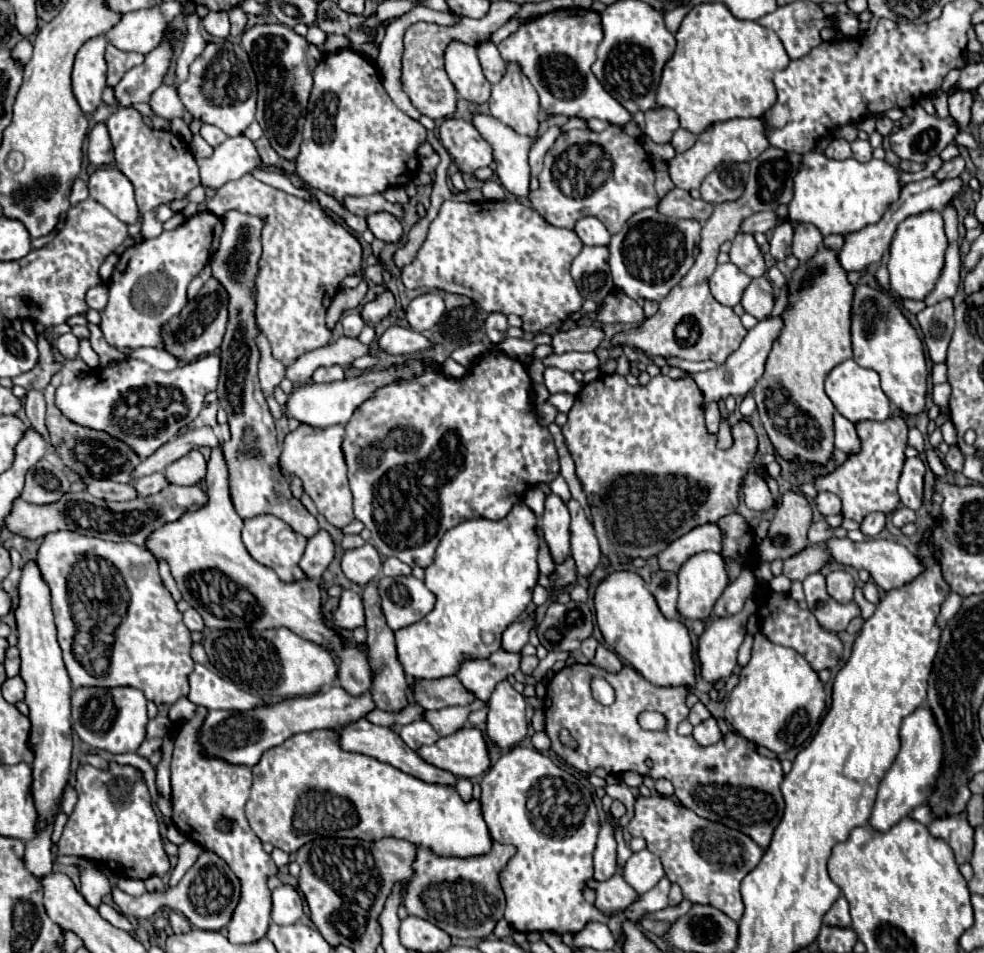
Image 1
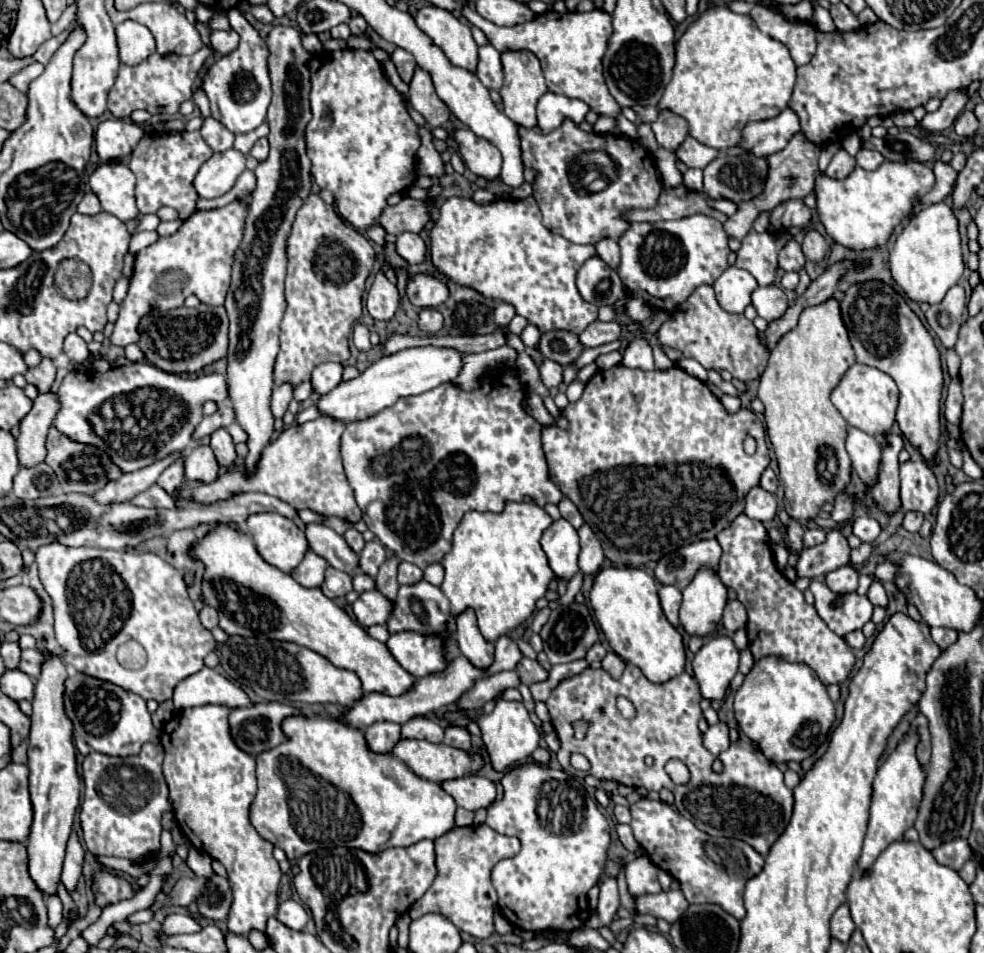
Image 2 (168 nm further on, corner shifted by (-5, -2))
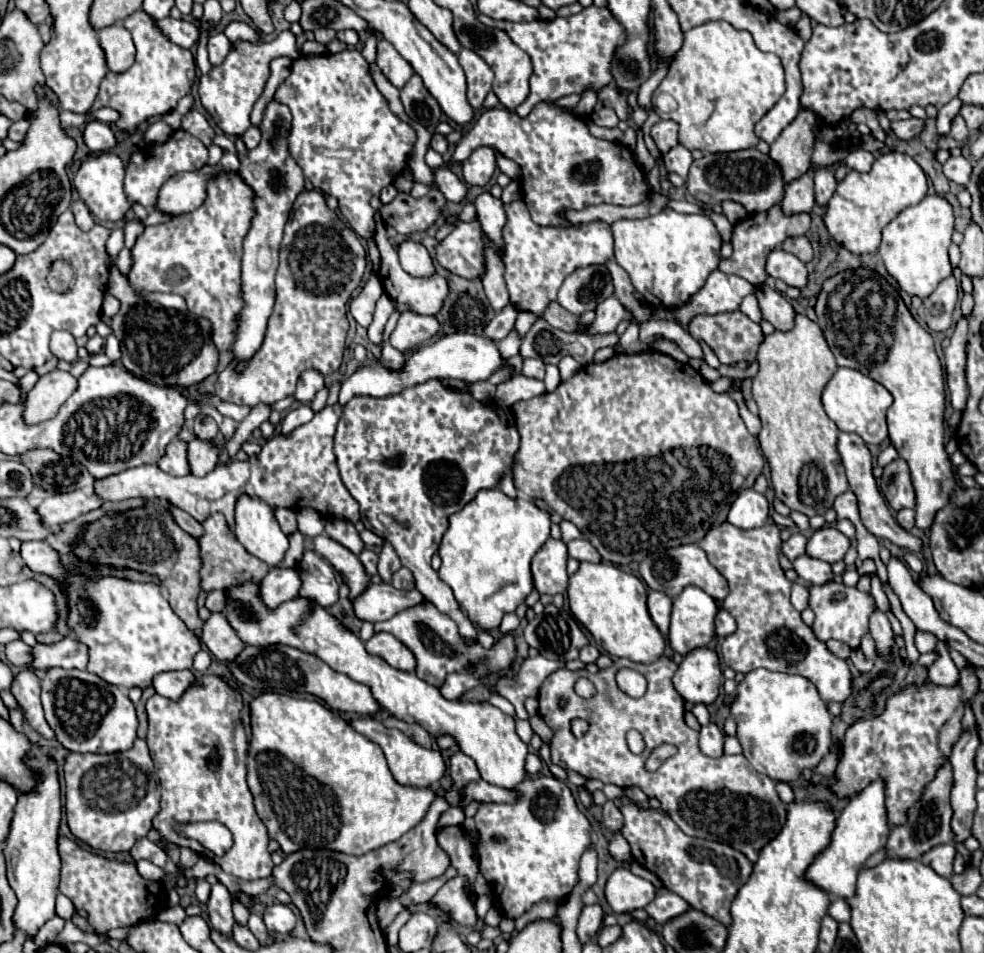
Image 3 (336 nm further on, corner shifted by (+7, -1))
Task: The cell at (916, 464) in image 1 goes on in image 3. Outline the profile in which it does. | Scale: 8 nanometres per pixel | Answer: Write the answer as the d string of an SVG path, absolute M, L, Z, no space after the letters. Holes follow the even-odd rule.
M896 458L888 466L884 466L884 474L880 478L880 490L894 512L902 508L914 508L916 494L910 480L908 464L902 458Z

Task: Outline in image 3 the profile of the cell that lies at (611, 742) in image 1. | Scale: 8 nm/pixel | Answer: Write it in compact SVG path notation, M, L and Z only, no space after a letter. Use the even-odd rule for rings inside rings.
M662 656L654 664L636 664L626 658L618 658L610 668L596 674L586 670L570 672L564 668L550 674L538 694L538 714L554 730L550 742L552 764L564 768L566 772L578 772L584 778L596 778L604 784L616 784L620 788L636 786L646 796L656 796L662 810L684 834L726 842L742 852L750 862L756 862L758 852L782 830L786 820L786 804L778 798L774 780L756 772L742 754L724 754L720 758L702 754L698 748L698 732L684 722L684 700L672 684L674 670L676 664ZM618 668L638 670L648 680L648 690L642 698L630 698L616 686L614 676ZM580 676L588 678L596 686L596 696L590 700L580 698L572 690ZM558 698L568 700L566 708L558 706ZM576 718L584 718L588 722L588 732L580 738L572 734L572 720ZM628 730L638 730L646 742L640 756L632 754L628 748ZM662 744L672 744L678 752L664 760L658 770L650 772L646 768L646 760Z

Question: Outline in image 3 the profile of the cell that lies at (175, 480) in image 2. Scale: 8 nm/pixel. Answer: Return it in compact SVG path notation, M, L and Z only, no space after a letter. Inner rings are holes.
M172 440L166 446L166 454L158 460L158 468L170 476L186 476L190 474L188 458L186 458L186 442Z

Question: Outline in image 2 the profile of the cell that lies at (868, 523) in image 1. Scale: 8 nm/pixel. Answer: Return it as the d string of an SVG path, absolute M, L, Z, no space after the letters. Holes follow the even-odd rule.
M856 517L852 523L852 533L866 543L872 543L880 535L880 525L872 517Z

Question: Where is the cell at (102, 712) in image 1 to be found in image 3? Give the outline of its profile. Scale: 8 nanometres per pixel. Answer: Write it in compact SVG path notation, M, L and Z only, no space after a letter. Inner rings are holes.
M50 668L42 680L42 706L48 724L54 728L56 738L72 752L96 752L96 754L112 754L130 750L136 740L136 710L128 692L120 686L106 684L92 672L86 670L64 670L64 668Z

